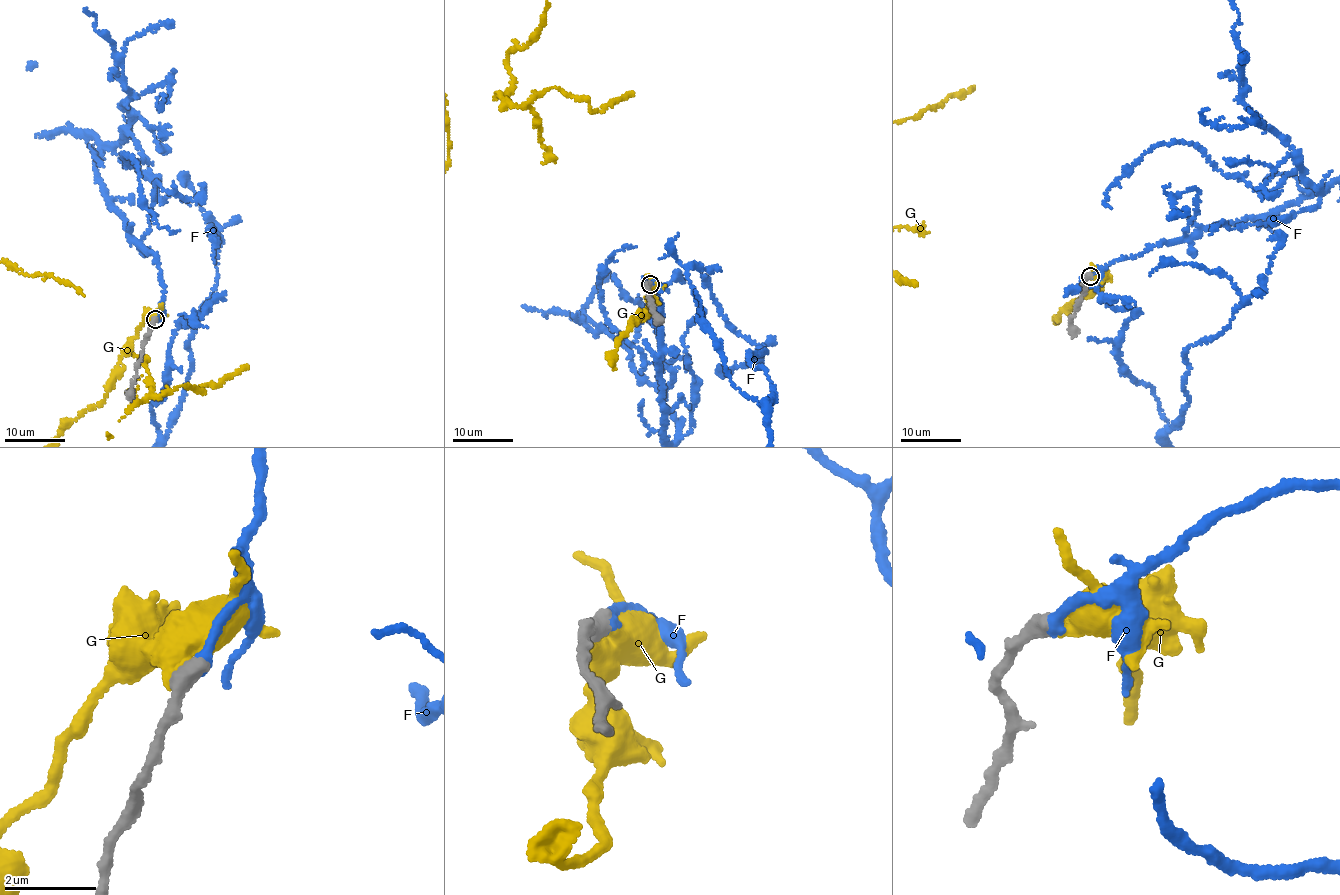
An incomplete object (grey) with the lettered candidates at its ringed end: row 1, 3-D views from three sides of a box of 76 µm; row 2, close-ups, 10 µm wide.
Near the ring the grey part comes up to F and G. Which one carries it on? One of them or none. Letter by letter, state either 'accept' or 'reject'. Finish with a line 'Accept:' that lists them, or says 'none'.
F: accept
G: reject
Accept: F

